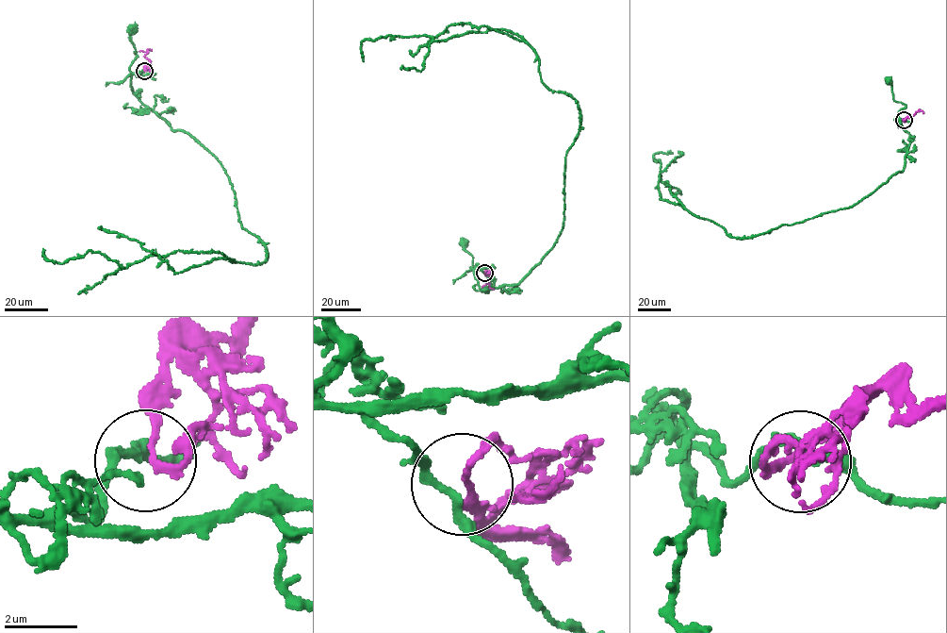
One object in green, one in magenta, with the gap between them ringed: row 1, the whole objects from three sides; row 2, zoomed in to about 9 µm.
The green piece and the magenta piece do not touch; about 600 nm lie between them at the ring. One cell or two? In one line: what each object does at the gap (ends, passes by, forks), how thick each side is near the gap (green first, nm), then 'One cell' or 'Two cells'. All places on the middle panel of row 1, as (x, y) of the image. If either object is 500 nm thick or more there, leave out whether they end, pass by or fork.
At the ring green passes by. At the ring magenta passes by. Thickness 220 nm (green) against 160 nm. Two cells

